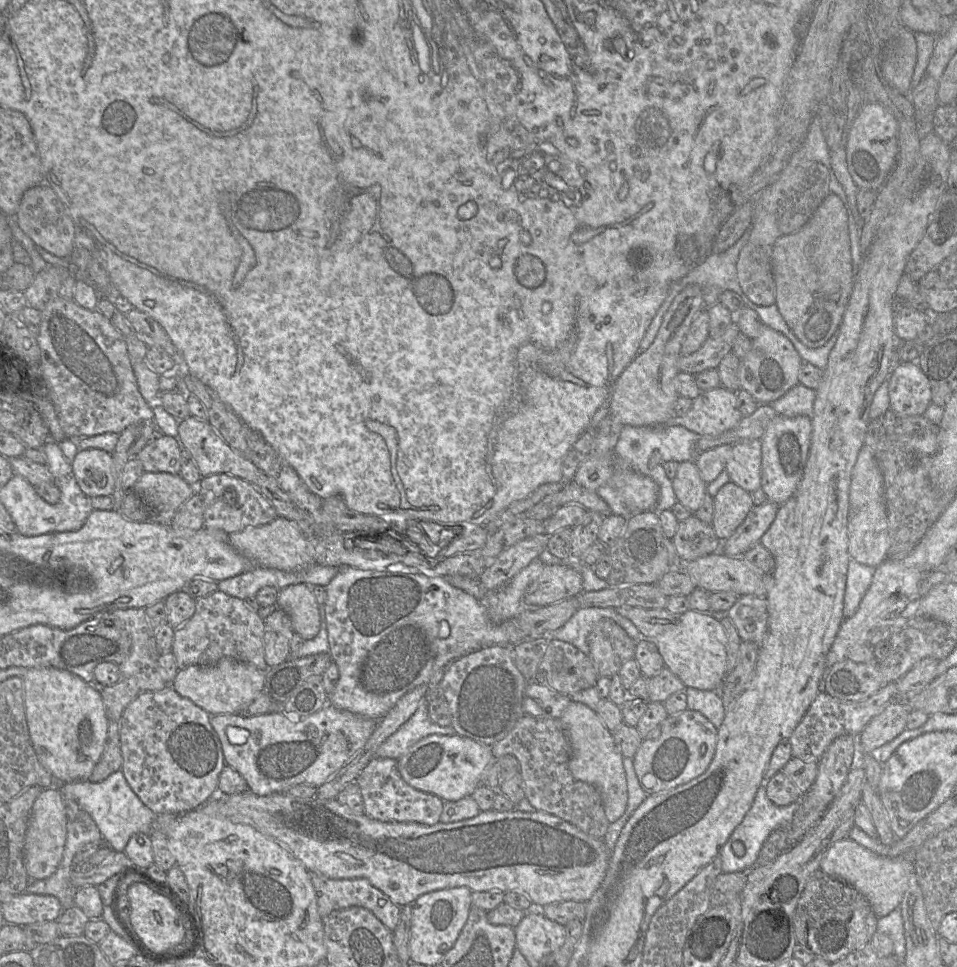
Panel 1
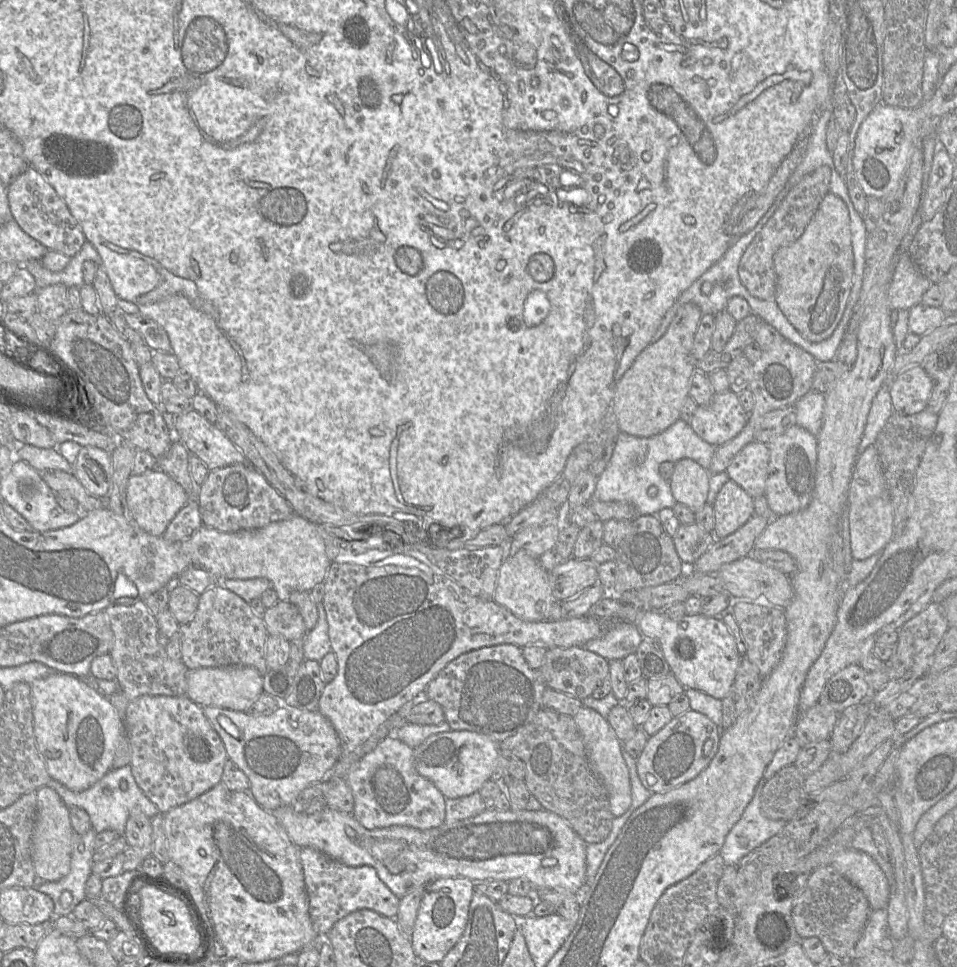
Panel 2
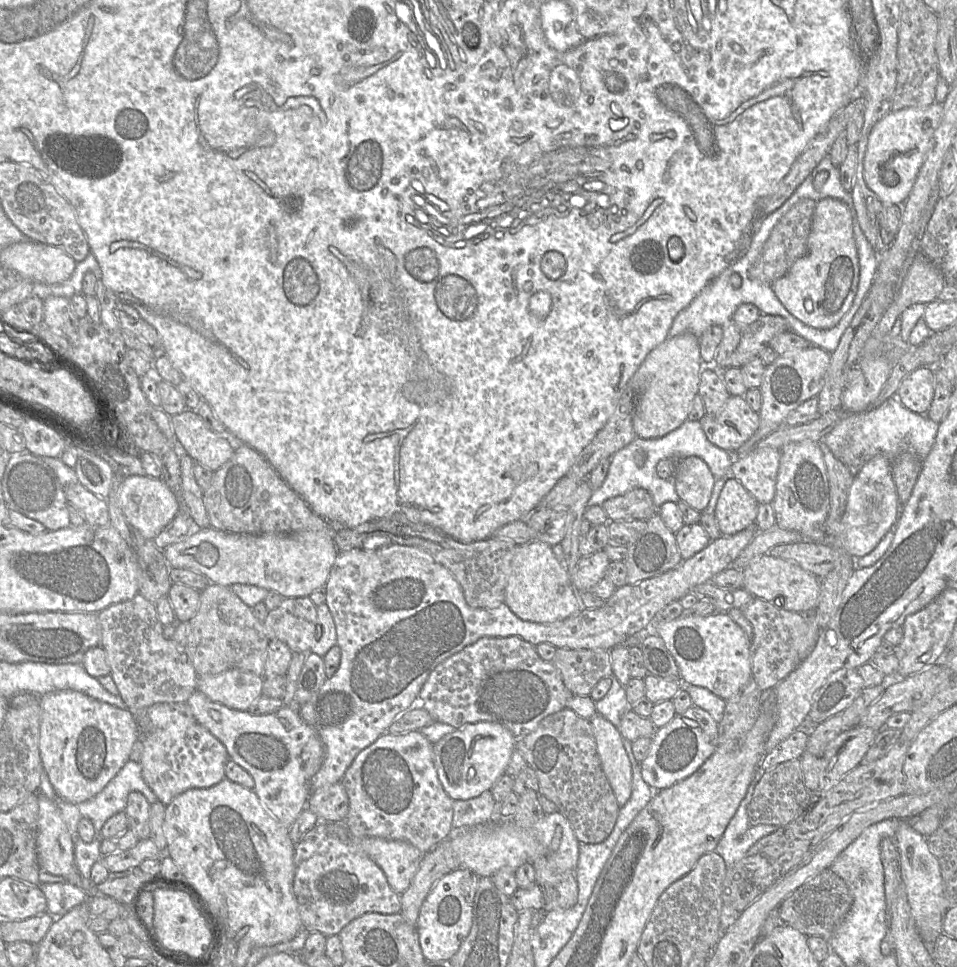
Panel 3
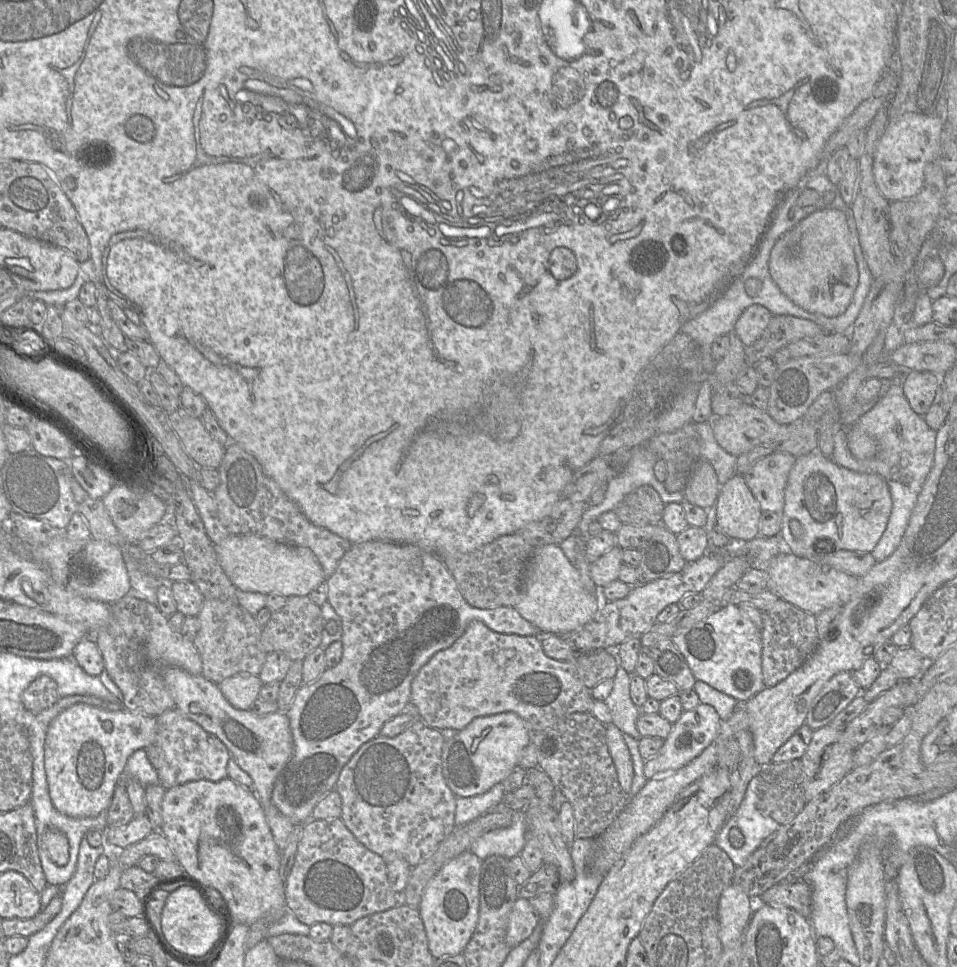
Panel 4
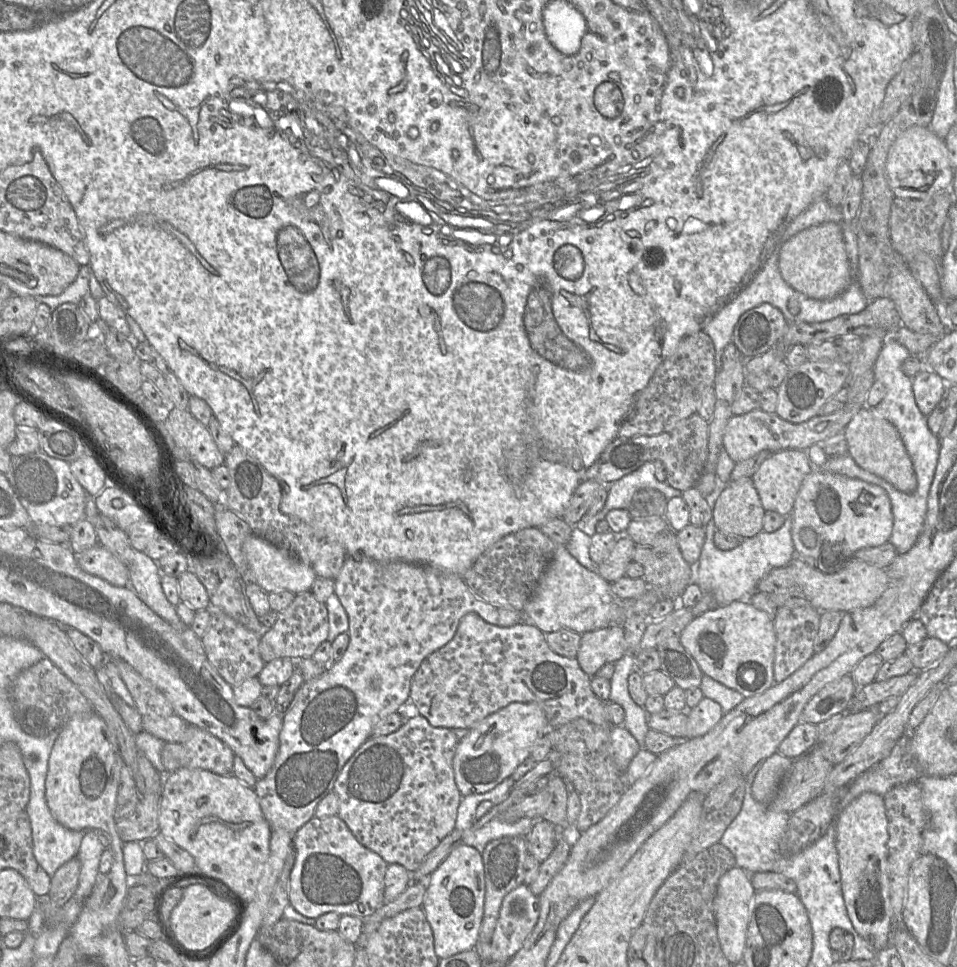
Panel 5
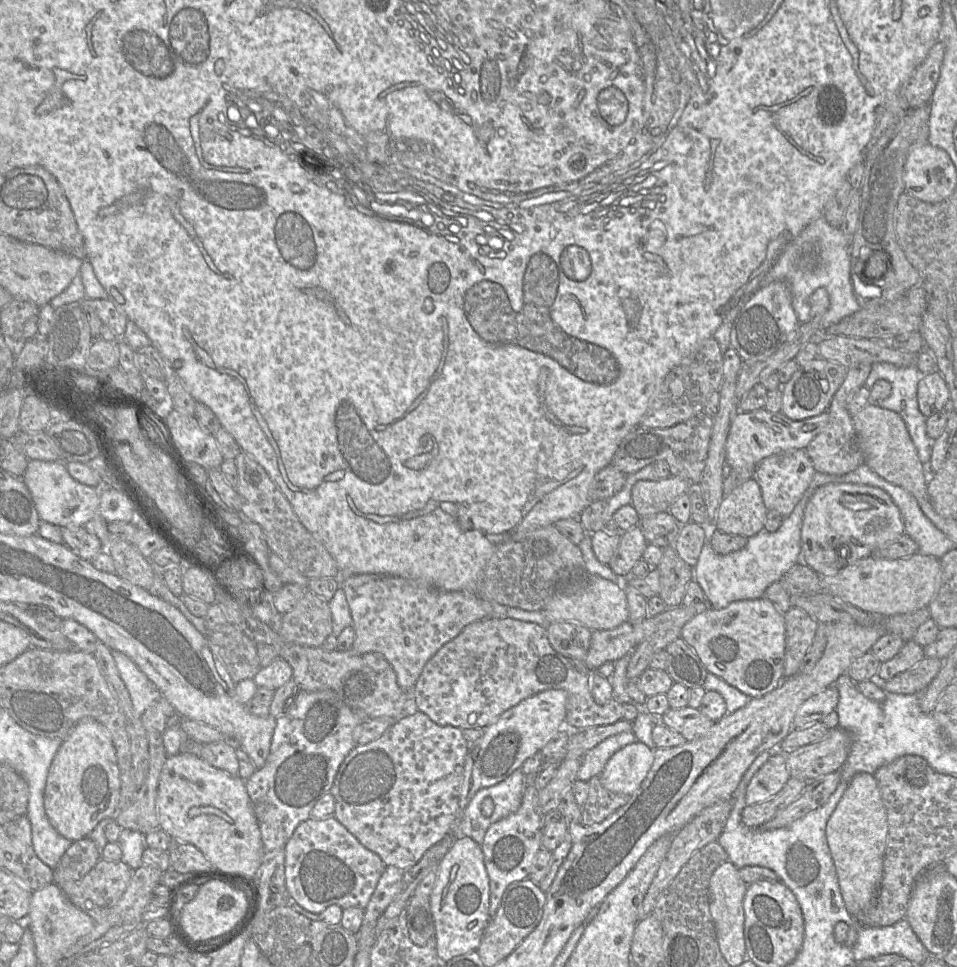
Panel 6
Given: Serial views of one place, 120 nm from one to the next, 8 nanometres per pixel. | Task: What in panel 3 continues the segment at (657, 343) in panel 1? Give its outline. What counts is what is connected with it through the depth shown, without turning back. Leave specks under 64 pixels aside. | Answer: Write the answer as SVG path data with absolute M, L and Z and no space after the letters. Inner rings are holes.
M691 333L668 337L647 355L628 383L637 395L633 415L633 428L637 438L664 437L687 420L692 402L698 394L703 368L699 340Z

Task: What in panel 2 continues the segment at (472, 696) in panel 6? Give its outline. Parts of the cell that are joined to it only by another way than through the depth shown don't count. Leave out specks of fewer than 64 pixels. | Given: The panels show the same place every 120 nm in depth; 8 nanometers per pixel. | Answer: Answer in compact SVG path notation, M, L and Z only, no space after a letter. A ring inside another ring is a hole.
M501 644L467 652L451 661L427 686L424 697L442 707L445 722L452 731L476 732L500 743L518 733L543 709L542 697L546 689L542 673L527 664L522 648Z

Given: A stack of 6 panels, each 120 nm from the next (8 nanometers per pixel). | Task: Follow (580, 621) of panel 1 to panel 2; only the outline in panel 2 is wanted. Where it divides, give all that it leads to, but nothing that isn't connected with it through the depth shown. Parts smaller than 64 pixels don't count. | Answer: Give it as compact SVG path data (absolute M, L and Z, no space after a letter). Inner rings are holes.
M615 621L612 624L608 624L605 632L600 637L589 640L582 647L606 658L608 661L615 659L622 661L629 654L635 653L641 641L645 639L651 638L642 637L635 624L625 621Z

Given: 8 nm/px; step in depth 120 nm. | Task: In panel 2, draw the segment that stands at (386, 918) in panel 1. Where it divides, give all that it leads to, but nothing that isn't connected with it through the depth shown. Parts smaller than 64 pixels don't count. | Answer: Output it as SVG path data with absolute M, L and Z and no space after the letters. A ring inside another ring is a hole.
M311 847L300 849L300 860L303 868L311 923L320 939L324 939L325 935L338 920L358 910L372 910L384 917L396 918L400 898L394 895L380 880L373 867L347 866Z

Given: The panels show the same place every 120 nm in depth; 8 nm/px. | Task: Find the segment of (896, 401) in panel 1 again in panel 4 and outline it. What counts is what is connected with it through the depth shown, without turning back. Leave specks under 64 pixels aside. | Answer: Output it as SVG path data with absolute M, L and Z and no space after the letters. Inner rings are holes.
M908 371L902 380L902 390L912 410L924 416L941 384L941 378L929 371Z

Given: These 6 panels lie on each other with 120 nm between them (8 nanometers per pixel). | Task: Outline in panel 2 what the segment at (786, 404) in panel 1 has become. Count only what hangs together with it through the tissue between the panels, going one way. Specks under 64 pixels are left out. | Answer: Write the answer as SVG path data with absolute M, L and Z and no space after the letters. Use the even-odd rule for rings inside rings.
M810 390L799 398L793 406L796 414L796 425L817 437L822 426L825 395Z

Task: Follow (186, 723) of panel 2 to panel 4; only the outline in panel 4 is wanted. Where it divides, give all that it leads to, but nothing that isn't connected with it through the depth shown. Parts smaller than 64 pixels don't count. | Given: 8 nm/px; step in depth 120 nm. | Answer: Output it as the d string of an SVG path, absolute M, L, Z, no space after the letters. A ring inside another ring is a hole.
M172 708L156 717L154 744L163 752L163 764L156 769L165 790L190 781L220 781L227 775L227 764L231 756L225 744L215 735L206 732L199 724L188 718L178 708Z

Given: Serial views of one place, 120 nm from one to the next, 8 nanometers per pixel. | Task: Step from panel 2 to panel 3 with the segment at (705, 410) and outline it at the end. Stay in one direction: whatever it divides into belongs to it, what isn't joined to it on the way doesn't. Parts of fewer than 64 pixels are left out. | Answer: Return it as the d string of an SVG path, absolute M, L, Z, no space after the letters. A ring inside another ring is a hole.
M730 396L719 414L705 415L699 422L712 444L735 454L757 430L760 419L743 396Z

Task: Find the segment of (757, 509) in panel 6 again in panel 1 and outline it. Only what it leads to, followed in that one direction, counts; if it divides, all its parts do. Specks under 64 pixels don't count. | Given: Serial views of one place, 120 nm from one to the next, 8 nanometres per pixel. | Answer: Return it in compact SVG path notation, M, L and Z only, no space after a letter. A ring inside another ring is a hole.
M729 481L713 498L712 527L720 540L727 540L753 508L751 493Z

